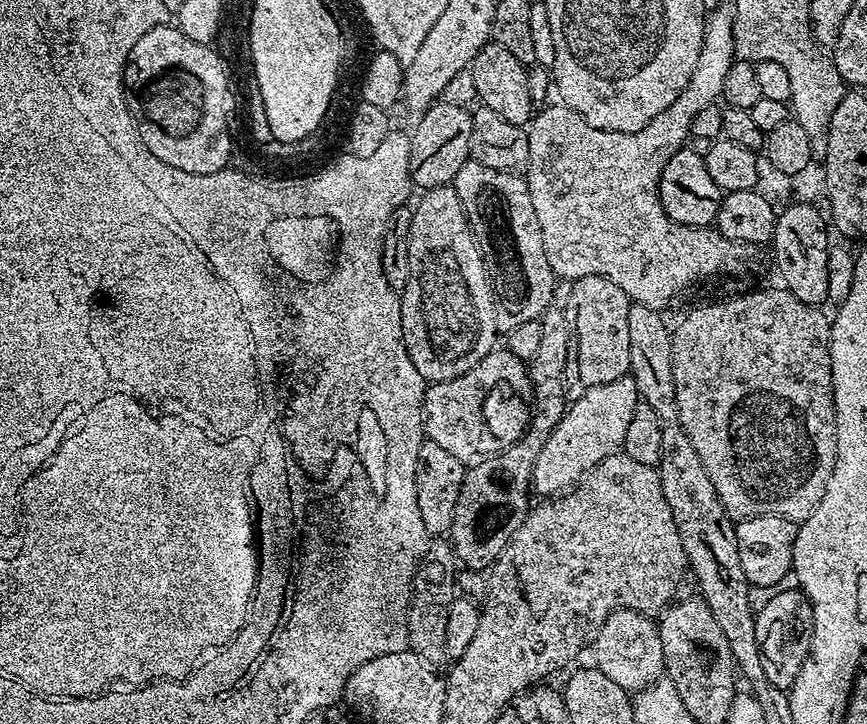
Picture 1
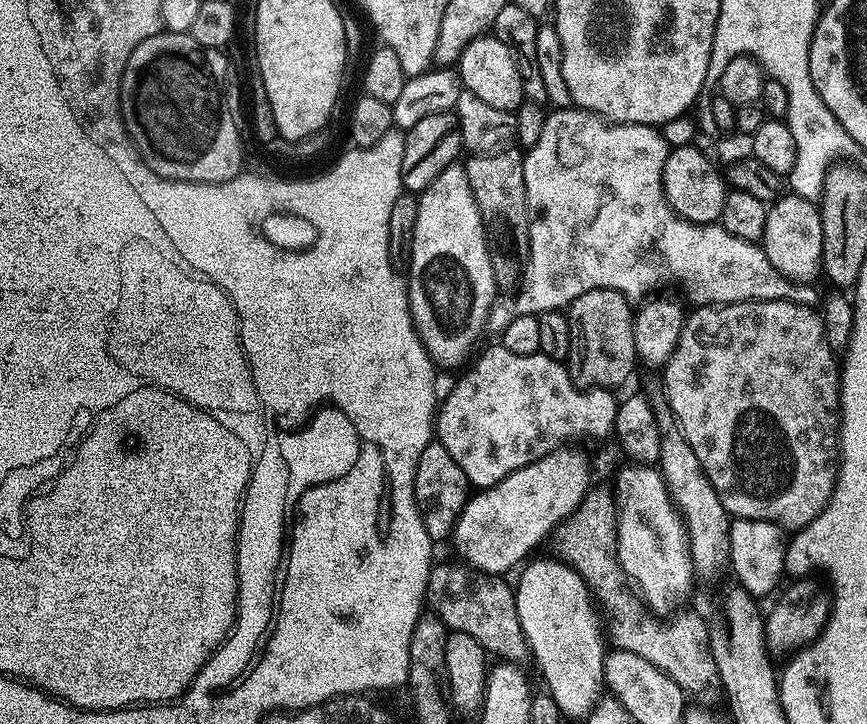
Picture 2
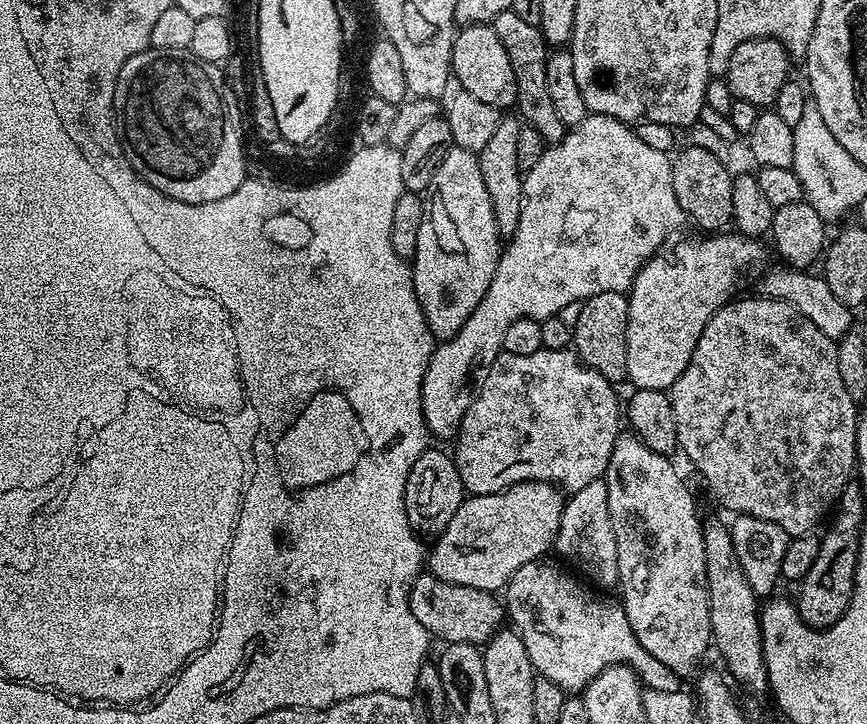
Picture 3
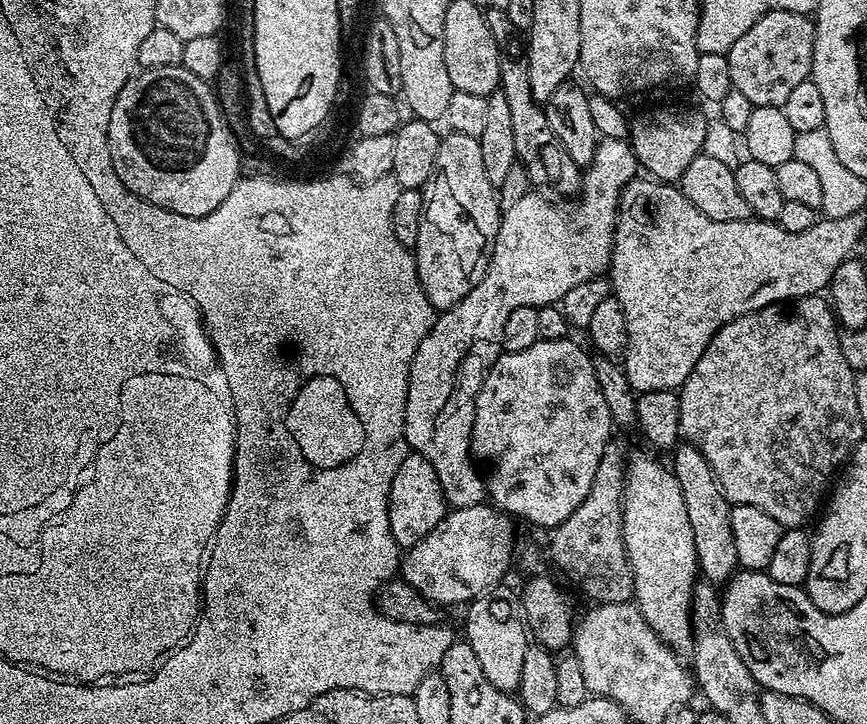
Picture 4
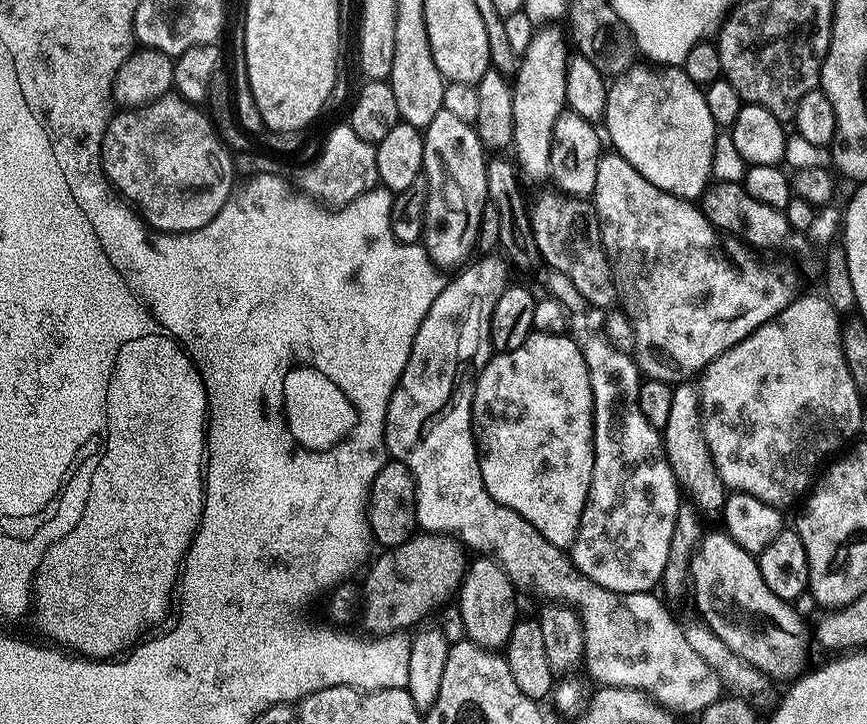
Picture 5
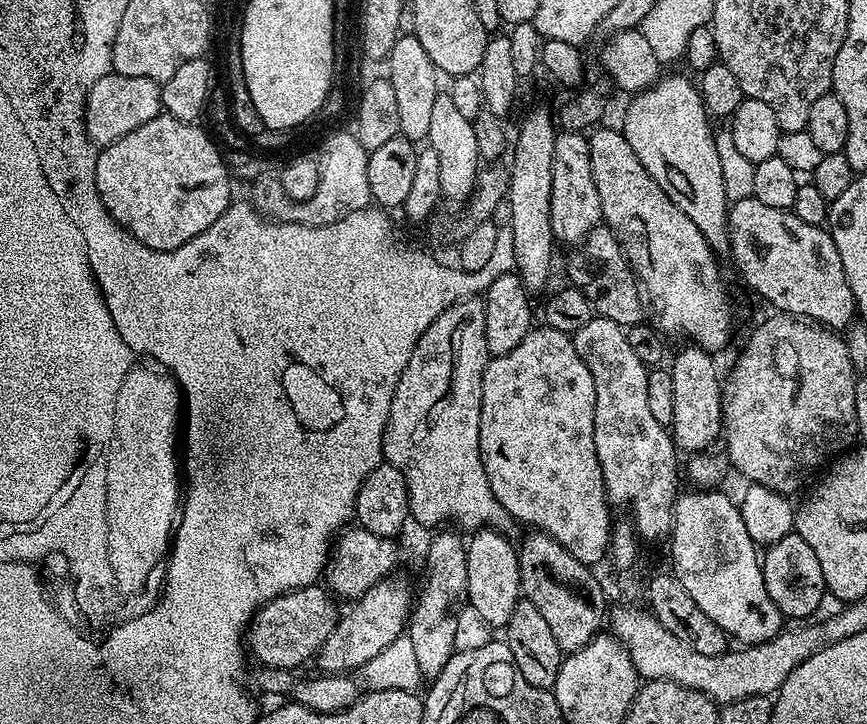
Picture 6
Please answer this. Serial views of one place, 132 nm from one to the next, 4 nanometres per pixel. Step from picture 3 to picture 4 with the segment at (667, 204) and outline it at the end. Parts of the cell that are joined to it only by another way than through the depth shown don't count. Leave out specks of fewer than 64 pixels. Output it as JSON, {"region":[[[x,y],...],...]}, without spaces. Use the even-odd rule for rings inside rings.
{"region":[[[601,139],[594,150],[594,158],[586,165],[578,198],[571,202],[551,204],[546,197],[539,196],[544,194],[530,190],[513,207],[502,212],[482,282],[478,282],[478,286],[474,286],[474,290],[470,290],[470,294],[462,298],[462,302],[443,309],[426,338],[422,338],[414,354],[414,362],[410,362],[404,436],[408,440],[409,449],[415,455],[426,458],[430,466],[434,466],[434,474],[438,474],[444,498],[452,508],[474,506],[485,503],[486,500],[486,480],[482,472],[476,469],[478,464],[472,455],[472,427],[476,396],[484,381],[485,371],[500,357],[502,351],[506,318],[510,318],[511,312],[518,310],[518,306],[544,308],[548,304],[559,305],[572,287],[603,277],[609,271],[620,196],[637,176],[638,161],[632,153],[631,143],[628,140]]]}

